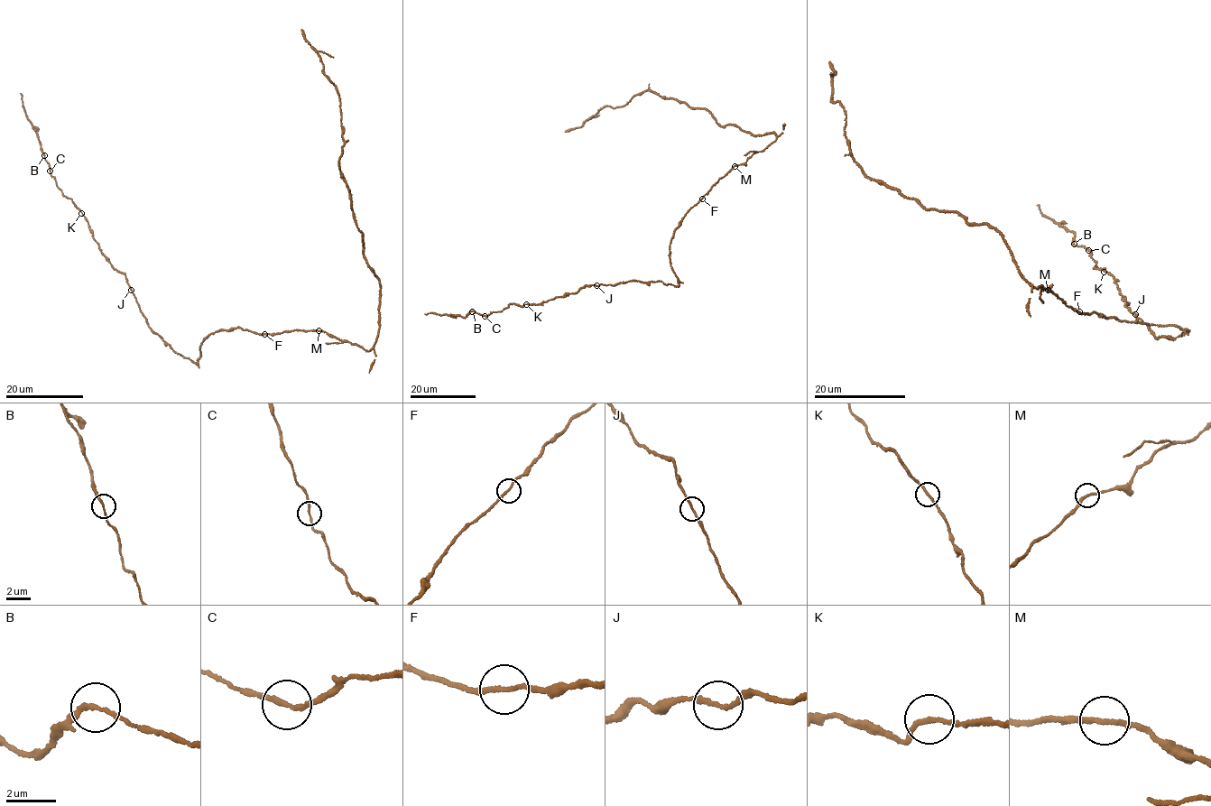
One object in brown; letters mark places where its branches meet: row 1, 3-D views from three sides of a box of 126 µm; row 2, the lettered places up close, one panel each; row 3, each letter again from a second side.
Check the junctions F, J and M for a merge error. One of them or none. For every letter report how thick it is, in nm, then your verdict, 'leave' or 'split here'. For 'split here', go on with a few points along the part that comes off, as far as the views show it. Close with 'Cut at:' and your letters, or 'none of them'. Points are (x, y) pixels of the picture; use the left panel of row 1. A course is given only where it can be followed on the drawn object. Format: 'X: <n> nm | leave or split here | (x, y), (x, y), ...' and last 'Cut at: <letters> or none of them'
F: 180 nm | leave
J: 180 nm | leave
M: 200 nm | leave
Cut at: none of them

